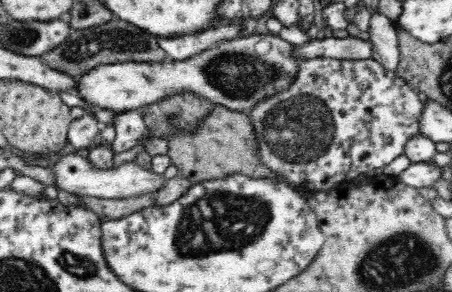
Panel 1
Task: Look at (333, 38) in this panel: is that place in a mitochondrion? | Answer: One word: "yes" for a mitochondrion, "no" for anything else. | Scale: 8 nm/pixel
no

